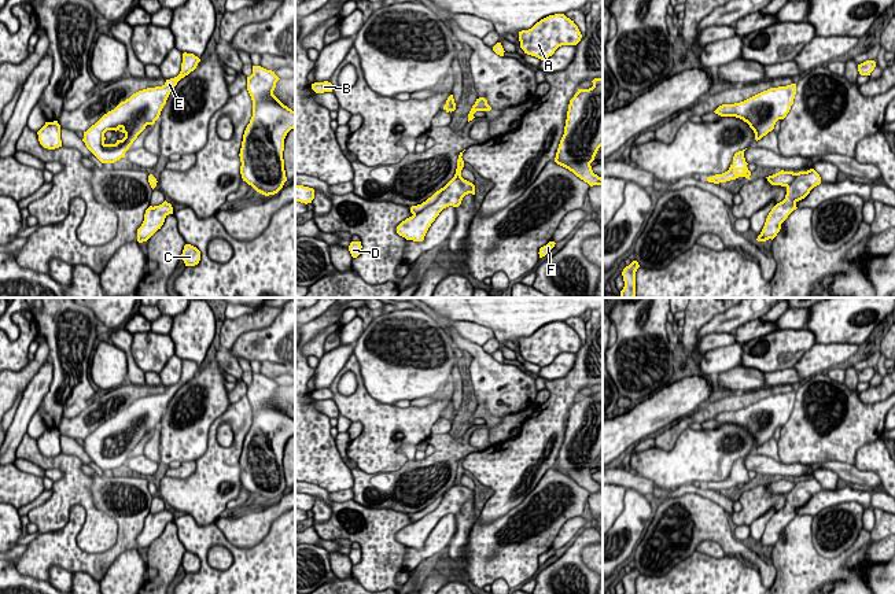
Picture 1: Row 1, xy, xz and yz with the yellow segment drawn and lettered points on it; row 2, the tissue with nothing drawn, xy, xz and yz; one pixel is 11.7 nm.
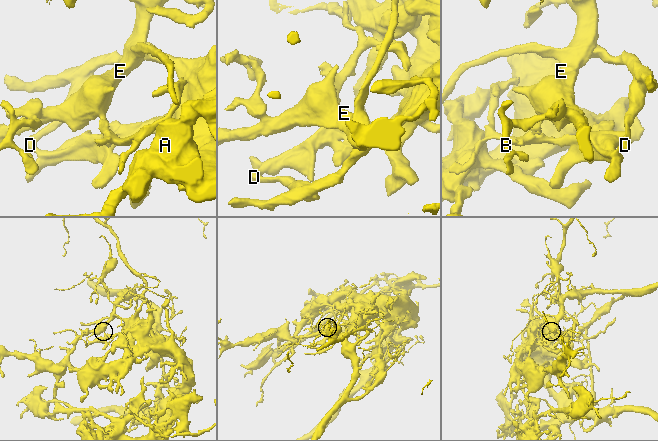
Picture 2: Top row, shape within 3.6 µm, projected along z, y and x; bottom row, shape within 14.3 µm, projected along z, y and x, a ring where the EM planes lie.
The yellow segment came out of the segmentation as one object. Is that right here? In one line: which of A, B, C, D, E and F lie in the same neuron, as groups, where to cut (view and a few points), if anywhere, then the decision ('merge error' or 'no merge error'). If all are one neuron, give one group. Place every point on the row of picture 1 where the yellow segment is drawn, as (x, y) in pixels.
groups A C D F / B E; cut yz (768, 177), (773, 183), (779, 181); merge error

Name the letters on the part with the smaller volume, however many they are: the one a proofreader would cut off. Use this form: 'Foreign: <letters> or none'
Foreign: B, E

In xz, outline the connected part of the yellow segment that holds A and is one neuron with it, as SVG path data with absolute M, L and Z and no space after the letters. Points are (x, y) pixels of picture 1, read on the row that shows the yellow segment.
M564 14L549 15L531 29L519 32L524 54L548 59L561 45L577 45L582 38L578 26Z

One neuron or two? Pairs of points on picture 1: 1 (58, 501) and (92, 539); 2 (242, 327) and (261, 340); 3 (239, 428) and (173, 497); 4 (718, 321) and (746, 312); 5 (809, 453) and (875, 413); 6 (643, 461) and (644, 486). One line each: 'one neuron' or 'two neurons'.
1: one neuron
2: two neurons
3: one neuron
4: one neuron
5: one neuron
6: two neurons

